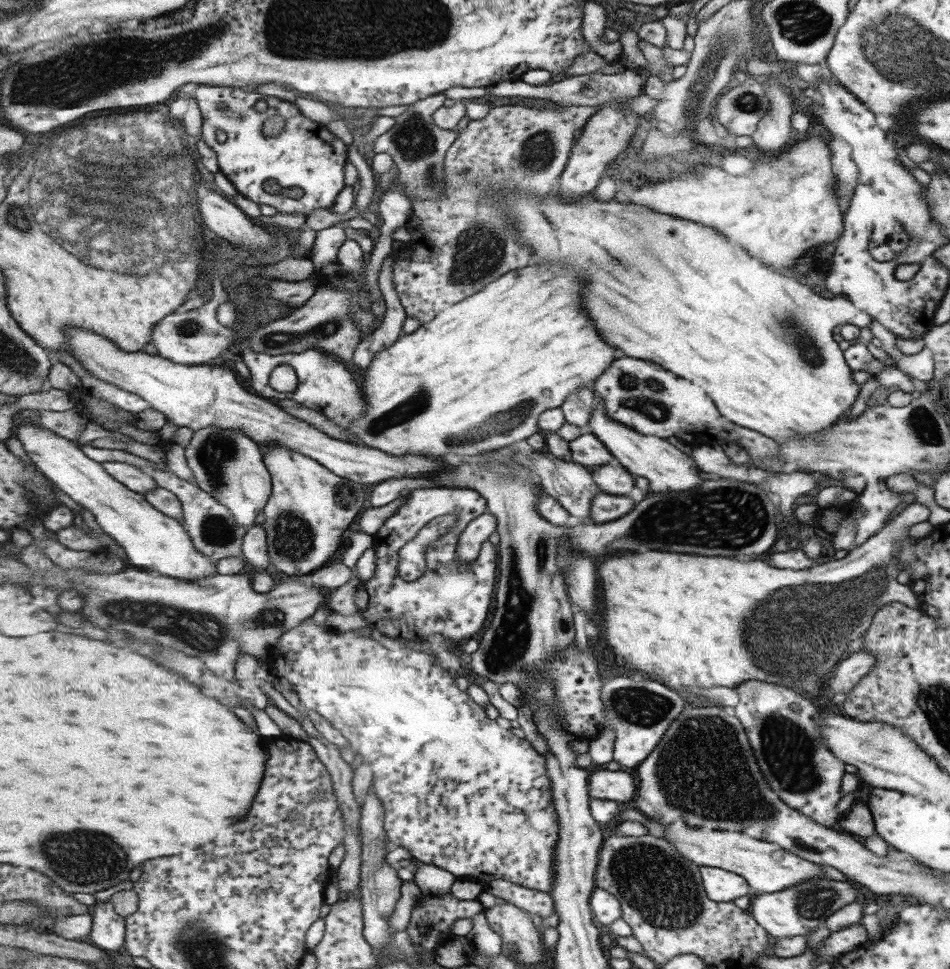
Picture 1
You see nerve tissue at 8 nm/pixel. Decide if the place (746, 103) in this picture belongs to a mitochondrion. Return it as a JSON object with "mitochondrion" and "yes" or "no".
{"mitochondrion":"yes"}

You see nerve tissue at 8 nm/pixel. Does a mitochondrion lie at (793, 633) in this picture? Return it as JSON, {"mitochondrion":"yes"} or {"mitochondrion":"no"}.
{"mitochondrion":"yes"}

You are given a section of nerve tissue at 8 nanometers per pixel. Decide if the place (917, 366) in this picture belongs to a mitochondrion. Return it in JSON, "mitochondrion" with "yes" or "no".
{"mitochondrion":"no"}

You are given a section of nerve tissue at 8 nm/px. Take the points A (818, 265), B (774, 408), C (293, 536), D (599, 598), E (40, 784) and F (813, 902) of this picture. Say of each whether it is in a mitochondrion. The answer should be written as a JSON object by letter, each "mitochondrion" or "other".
{"A":"other","B":"other","C":"mitochondrion","D":"other","E":"other","F":"mitochondrion"}

